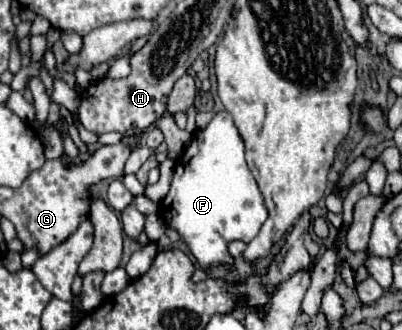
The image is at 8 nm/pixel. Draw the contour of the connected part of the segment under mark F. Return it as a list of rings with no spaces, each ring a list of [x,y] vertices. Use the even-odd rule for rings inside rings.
[[[227,110],[215,114],[215,118],[207,124],[205,130],[195,132],[187,150],[175,160],[171,188],[159,204],[159,214],[167,226],[171,226],[179,232],[181,240],[187,244],[187,248],[191,250],[191,254],[195,256],[199,266],[205,270],[221,264],[233,265],[234,260],[231,259],[231,254],[227,250],[227,244],[233,240],[251,242],[257,236],[261,224],[267,218],[267,210],[261,202],[261,192],[257,190],[257,182],[247,168],[243,142],[239,138],[233,118]]]

